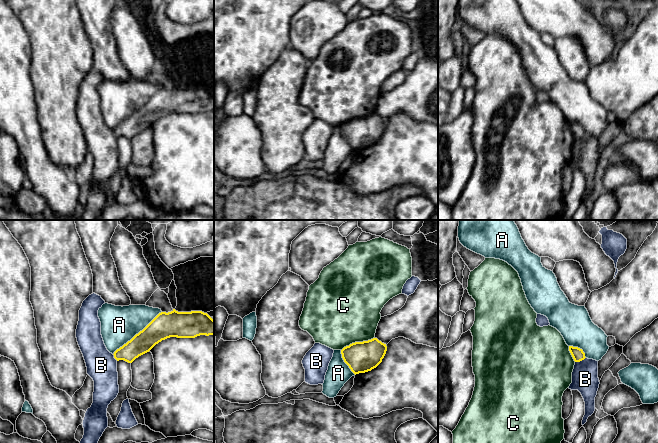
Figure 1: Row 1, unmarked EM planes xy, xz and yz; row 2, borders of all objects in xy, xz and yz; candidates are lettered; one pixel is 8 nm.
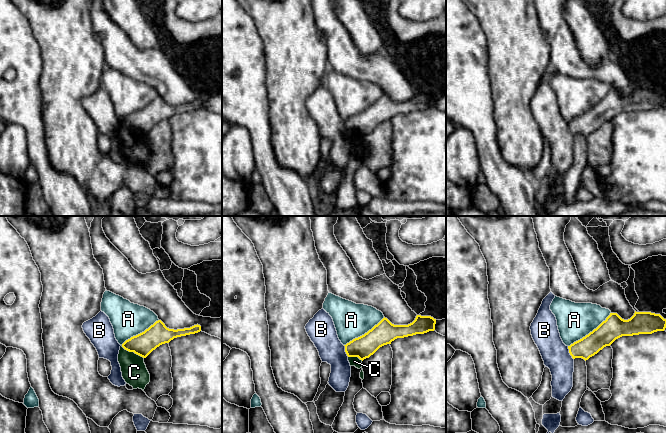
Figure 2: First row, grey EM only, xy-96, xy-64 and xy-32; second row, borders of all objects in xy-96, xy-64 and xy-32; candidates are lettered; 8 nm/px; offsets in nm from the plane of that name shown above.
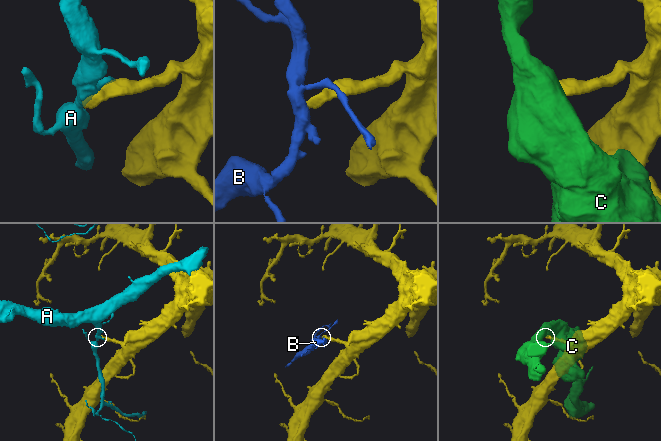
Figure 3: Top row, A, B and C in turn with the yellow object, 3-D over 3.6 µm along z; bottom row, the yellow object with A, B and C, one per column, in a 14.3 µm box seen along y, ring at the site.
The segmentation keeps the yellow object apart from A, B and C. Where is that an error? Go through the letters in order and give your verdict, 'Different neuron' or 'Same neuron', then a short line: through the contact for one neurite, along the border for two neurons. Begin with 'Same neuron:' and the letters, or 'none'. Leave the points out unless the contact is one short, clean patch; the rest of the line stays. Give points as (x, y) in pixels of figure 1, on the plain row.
Same neuron: none
A: Different neuron
B: Different neuron. Line: yz (585, 133), (575, 138)
C: Different neuron

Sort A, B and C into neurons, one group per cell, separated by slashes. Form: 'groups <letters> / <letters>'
groups A / B / C

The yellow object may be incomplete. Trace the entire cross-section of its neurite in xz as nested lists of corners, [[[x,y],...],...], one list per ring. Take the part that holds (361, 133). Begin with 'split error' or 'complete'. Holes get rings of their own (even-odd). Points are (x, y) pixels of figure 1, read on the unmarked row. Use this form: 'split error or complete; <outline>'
complete; [[[373,114],[368,117],[355,118],[341,126],[344,138],[356,151],[376,144],[387,127],[386,120]]]

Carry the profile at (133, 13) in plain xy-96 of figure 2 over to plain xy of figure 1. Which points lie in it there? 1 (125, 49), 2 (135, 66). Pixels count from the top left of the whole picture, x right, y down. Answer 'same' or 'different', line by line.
1: same
2: same

